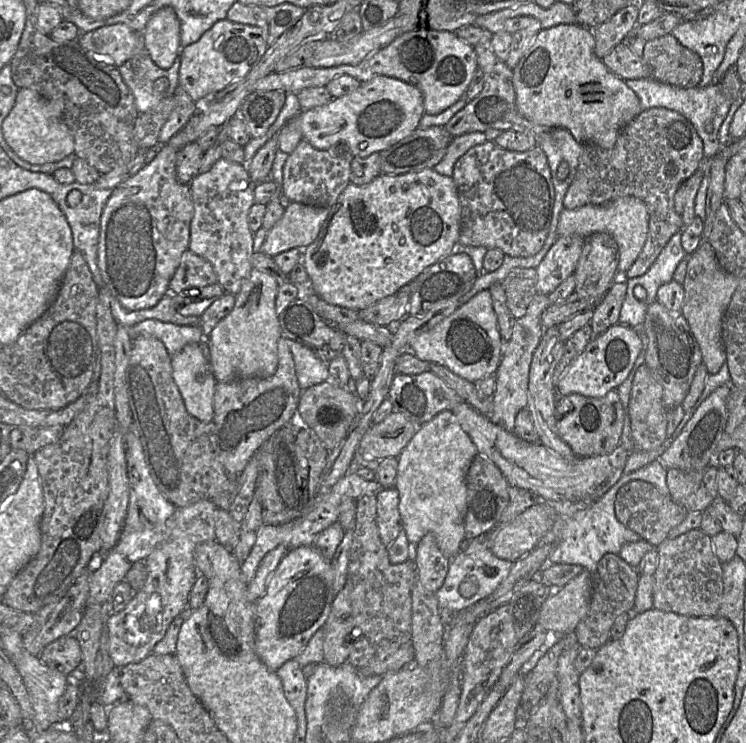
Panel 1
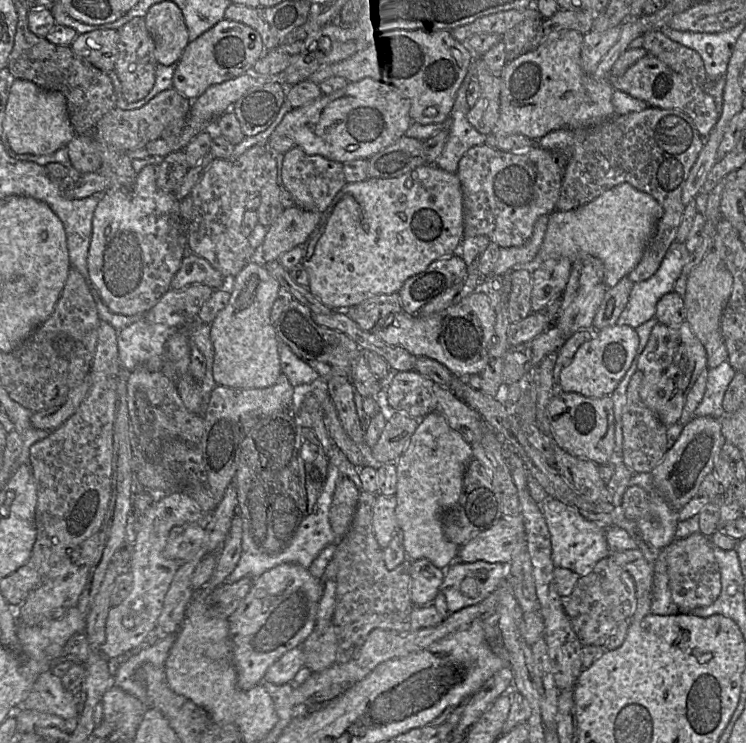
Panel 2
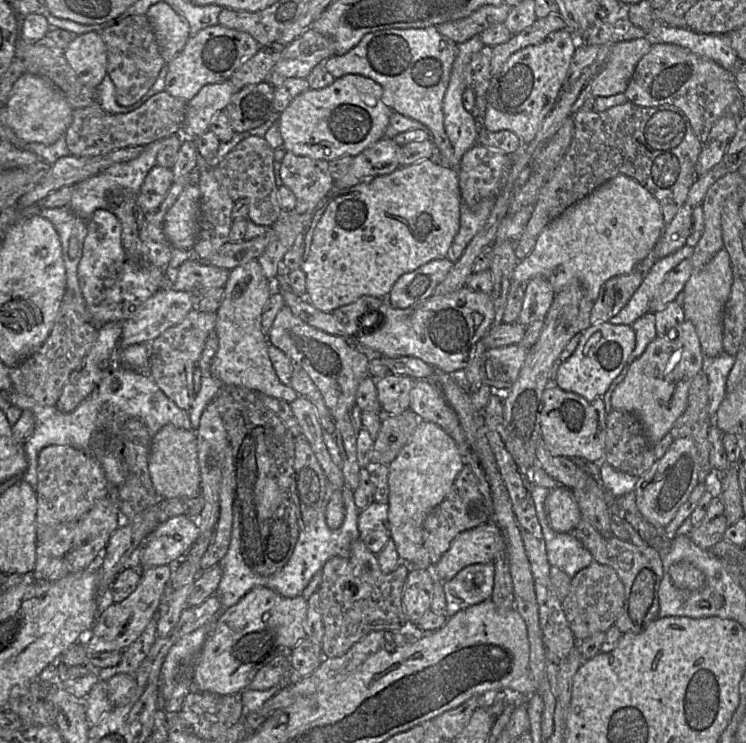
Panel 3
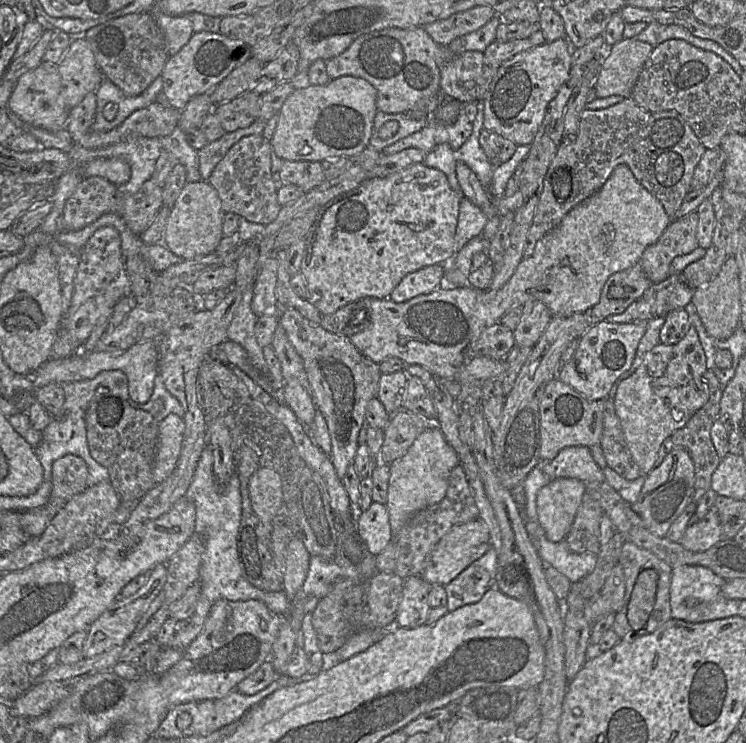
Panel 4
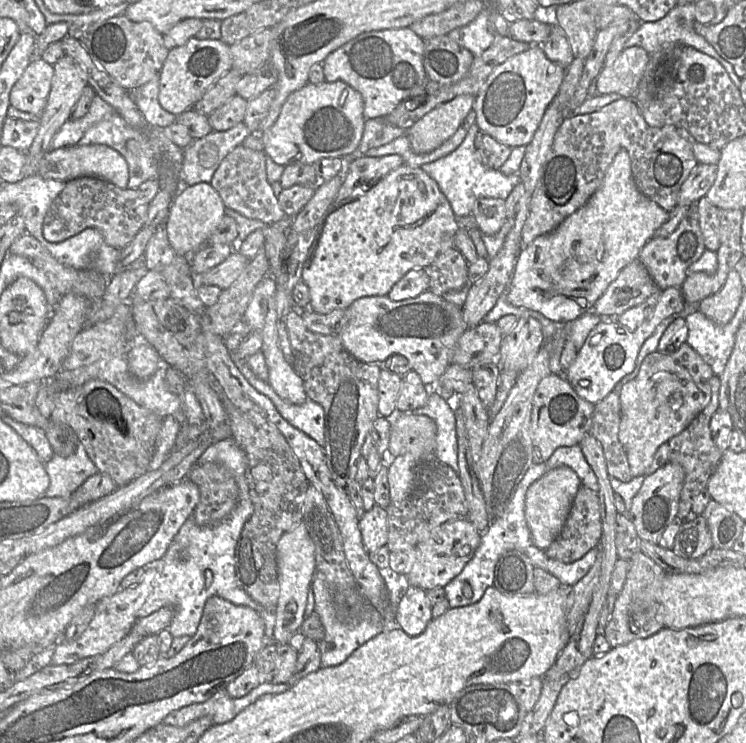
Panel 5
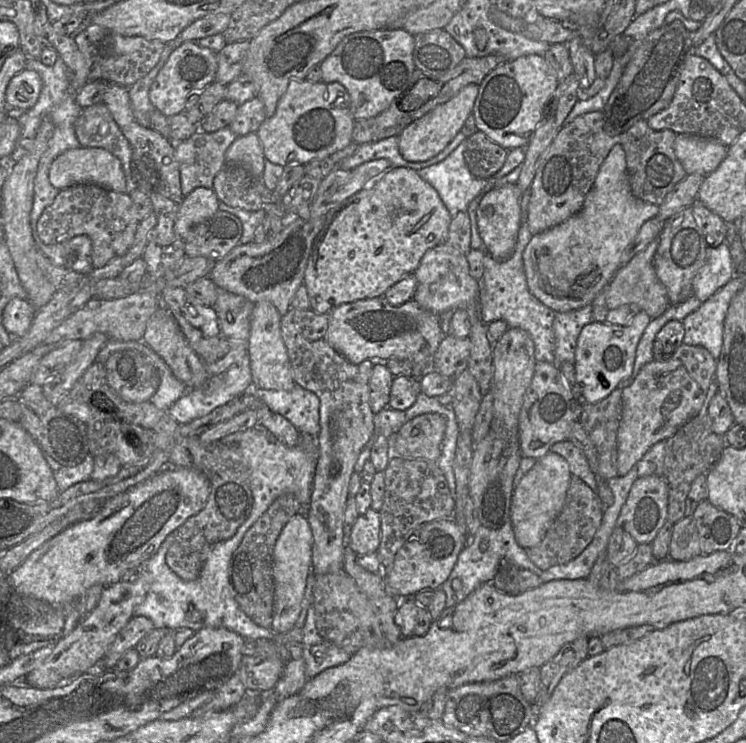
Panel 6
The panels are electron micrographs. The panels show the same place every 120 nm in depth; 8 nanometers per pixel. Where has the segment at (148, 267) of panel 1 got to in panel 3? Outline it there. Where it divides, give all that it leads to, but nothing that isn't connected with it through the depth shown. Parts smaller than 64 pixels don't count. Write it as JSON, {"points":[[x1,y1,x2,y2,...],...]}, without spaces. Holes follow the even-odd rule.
{"points":[[97,210,88,221,88,232,83,244,77,274,79,287,92,323,98,327,108,322,123,323,158,290,170,258,172,246,163,231,163,214,145,215,144,245,149,264,136,266,126,257,121,243,122,225,111,210]]}

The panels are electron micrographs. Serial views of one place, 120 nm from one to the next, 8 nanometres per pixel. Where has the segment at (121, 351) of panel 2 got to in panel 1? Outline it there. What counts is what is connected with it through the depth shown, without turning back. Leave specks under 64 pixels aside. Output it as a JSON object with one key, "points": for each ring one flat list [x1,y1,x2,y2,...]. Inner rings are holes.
{"points":[[145,319,128,328,131,340,139,336,152,336,160,340,170,356,175,355,184,346,205,341,201,326,177,325,156,319]]}

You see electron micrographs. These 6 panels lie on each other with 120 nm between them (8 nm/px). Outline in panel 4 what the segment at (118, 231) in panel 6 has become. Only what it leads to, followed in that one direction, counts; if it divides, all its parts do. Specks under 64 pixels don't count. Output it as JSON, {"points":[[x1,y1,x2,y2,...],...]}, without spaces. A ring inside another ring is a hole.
{"points":[[84,177,65,202,61,216,61,229,64,231,81,230,104,214,116,213,124,219,134,234,140,235,151,224,162,206,163,187,157,185,152,179,144,182,136,193,124,195,119,192,116,185,102,177]]}

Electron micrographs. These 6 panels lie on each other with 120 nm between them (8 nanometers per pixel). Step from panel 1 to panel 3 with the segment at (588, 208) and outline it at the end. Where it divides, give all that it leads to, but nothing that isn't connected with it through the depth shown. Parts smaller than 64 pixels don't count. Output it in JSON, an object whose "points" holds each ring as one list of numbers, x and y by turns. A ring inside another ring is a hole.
{"points":[[619,174,567,207,547,224,539,234,531,253,517,262,511,281,526,284,533,278,543,278,550,283,555,293,560,292,569,283,579,283,586,298,594,302,601,286,607,280,629,274,636,269,652,251,665,227,657,199,633,178]]}

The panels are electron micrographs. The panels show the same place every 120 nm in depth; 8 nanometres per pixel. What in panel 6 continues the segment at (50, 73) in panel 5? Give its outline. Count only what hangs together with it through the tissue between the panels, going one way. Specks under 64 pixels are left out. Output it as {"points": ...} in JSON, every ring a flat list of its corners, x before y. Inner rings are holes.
{"points":[[24,69,10,80,6,89,6,103,15,108,28,110,38,101,42,89,40,75]]}

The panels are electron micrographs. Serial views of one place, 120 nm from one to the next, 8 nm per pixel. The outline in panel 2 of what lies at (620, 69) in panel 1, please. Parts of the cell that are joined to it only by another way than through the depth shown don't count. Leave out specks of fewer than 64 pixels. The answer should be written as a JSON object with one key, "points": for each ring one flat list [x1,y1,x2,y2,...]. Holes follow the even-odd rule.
{"points":[[650,54,640,58,622,76,609,75,608,81,614,90,623,91,642,100,648,104,648,107,673,108,683,111,693,120,702,138,709,135,720,117,711,95,707,94,697,83,693,83,689,78,673,71,665,63]]}

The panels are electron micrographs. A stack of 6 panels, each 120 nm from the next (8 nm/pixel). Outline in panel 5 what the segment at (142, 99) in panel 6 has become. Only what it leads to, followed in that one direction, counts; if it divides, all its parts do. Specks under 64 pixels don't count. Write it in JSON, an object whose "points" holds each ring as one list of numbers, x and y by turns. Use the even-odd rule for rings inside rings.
{"points":[[160,72,156,74,149,82,147,82,143,86,135,90,129,90,129,91,134,91,134,101,138,106,146,122,153,127,165,128,173,123,176,123,177,116,166,111,164,108,161,107,159,103,158,100,159,77,160,77]]}

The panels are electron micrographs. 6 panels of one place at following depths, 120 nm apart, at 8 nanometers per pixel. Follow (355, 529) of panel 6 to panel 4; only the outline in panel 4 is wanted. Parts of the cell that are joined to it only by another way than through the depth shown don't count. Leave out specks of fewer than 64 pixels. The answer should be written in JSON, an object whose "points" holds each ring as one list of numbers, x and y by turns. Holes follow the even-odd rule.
{"points":[[373,501,367,510,360,512,356,534,368,554,379,554,392,539,387,506]]}

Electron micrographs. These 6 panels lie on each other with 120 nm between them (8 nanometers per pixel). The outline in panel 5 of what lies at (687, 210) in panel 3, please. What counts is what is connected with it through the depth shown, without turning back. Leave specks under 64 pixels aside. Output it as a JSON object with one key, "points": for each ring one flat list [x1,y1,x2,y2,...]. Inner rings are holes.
{"points":[[694,206,689,208,678,227,671,234,665,237,651,238,642,247,638,259,647,269,660,290,669,287,680,288,687,277,686,269,700,258,705,249,698,214]]}

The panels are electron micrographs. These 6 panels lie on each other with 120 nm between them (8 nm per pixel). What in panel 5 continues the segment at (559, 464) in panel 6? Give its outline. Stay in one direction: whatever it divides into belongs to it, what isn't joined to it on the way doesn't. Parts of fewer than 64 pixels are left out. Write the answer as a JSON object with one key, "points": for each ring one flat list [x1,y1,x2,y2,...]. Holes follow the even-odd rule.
{"points":[[568,466,548,470,546,474,529,486,525,499,525,518,533,544,537,548,544,551,559,535,581,486,578,475]]}

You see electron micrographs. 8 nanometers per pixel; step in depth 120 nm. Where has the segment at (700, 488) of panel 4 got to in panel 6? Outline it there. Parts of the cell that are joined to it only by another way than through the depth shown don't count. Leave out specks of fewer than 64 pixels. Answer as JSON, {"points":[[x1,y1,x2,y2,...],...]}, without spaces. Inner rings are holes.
{"points":[[715,380,709,384,708,391,698,414,687,421,672,437,666,440,666,455,662,477,668,486,668,514,667,520,676,523,685,517,686,500,692,482,701,474,706,474,720,457,726,445,725,435,721,436,712,430,708,407,712,397,717,393]]}

